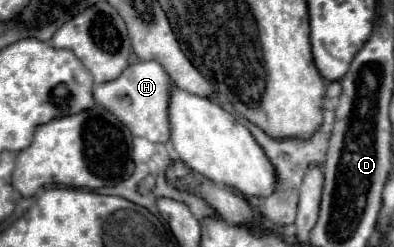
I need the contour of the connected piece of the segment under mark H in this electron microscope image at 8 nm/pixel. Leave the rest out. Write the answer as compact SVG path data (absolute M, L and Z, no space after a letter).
M135 62L129 64L123 74L115 80L95 84L93 96L95 102L111 114L115 114L133 136L143 136L151 142L167 142L169 140L169 122L167 122L167 98L169 98L171 80L163 74L163 66L157 62Z

